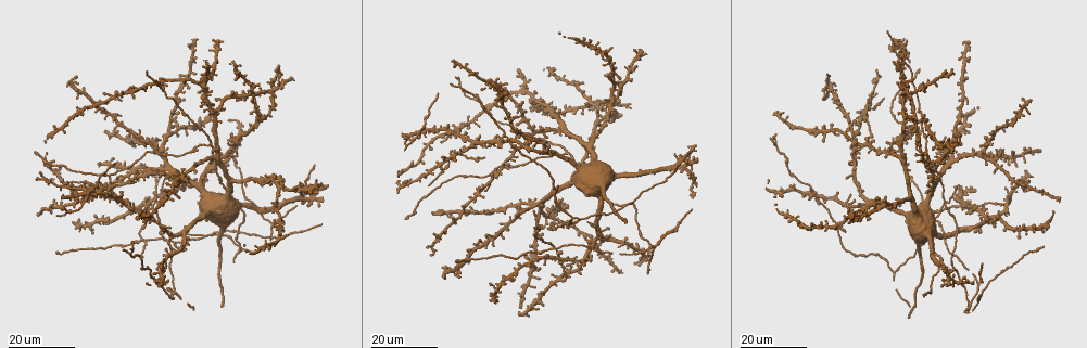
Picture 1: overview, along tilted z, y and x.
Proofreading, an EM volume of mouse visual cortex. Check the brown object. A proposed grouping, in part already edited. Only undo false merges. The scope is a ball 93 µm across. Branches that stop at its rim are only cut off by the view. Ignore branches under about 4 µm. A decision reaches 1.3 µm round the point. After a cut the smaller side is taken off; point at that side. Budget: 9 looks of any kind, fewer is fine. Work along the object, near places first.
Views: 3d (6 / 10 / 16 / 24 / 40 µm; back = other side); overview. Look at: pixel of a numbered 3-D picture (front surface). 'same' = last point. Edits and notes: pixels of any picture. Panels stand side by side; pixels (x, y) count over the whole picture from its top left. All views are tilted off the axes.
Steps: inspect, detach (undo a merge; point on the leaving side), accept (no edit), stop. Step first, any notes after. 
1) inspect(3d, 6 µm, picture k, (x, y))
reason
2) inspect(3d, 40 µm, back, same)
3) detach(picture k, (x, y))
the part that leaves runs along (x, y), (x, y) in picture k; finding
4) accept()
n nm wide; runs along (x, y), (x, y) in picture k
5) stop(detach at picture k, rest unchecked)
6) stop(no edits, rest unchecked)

inspect(3d, 24 µm, picture 1, (565, 152))
three-way junction

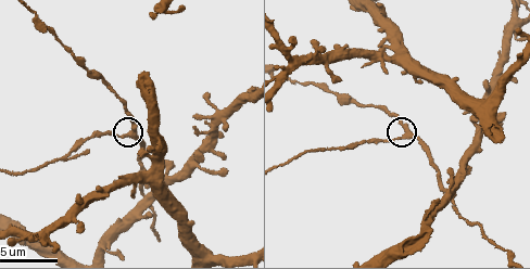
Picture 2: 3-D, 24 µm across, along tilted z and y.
inspect(3d, 6 µm, picture 2, (405, 139))

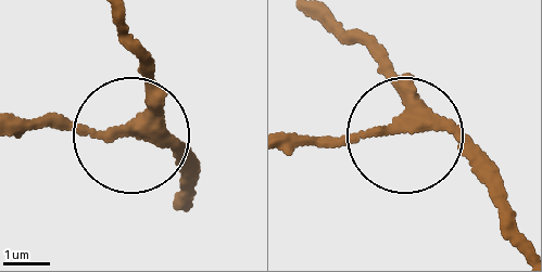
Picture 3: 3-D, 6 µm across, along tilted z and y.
accept()
side arm 67 µm; runs along (115, 24), (152, 90), (145, 134), (19, 122) in picture 3; all the same neuron

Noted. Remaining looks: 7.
inspect(3d, 24 µm, picture 1, (166, 238))
three arms meet

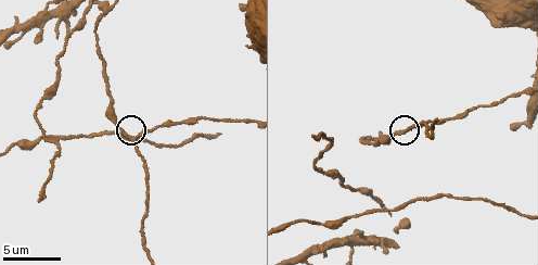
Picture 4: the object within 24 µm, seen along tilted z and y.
inspect(3d, 6 µm, picture 4, (132, 136))
zoom in

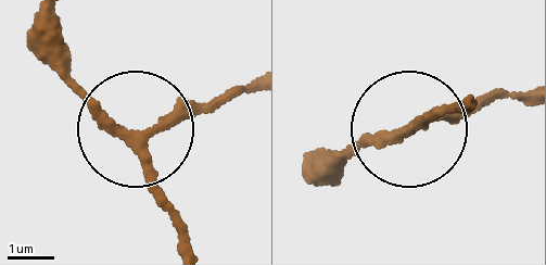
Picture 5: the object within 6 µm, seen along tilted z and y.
accept()
3 arms; runs along (182, 247), (147, 144), (37, 47) in picture 5; continuous, no second neuron

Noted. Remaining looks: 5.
inspect(3d, 16 µm, picture 1, (87, 195))
arms part here

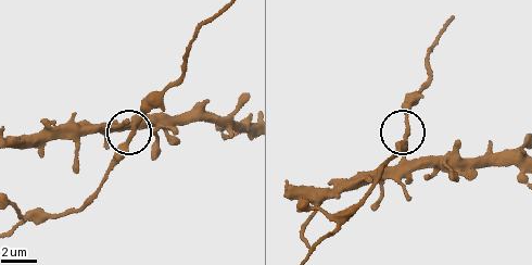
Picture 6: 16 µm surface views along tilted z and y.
inspect(3d, 10 µm, picture 6, (407, 129))

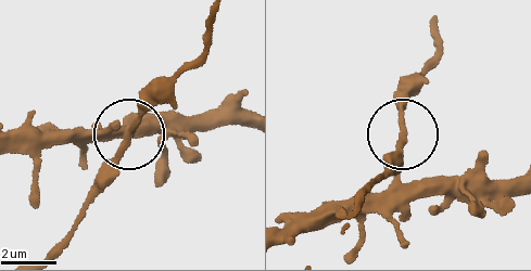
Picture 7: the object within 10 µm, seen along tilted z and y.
inspect(3d, 10 µm, back, picture 7, (404, 134))

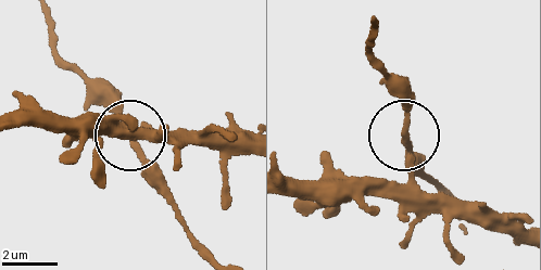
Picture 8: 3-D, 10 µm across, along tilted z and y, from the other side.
accept()
3 arms; one neuron here

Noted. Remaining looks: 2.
inspect(3d, 24 µm, picture 1, (864, 111))
small branch off a trunk

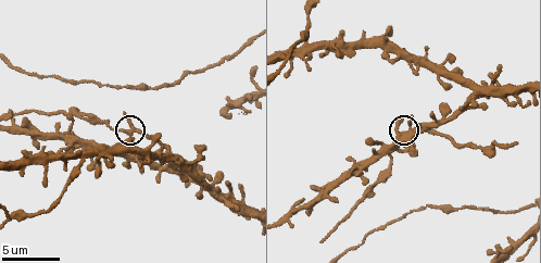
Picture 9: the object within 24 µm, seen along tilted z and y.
inspect(3d, 10 µm, picture 9, (131, 129))

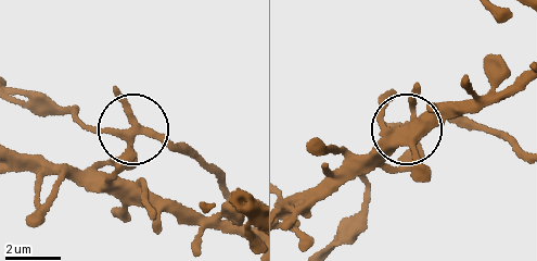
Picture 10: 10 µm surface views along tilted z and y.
detach(picture 10, (169, 143))
two neurons meet here

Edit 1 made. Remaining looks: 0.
stop(detach at picture 10, rest unchecked)

